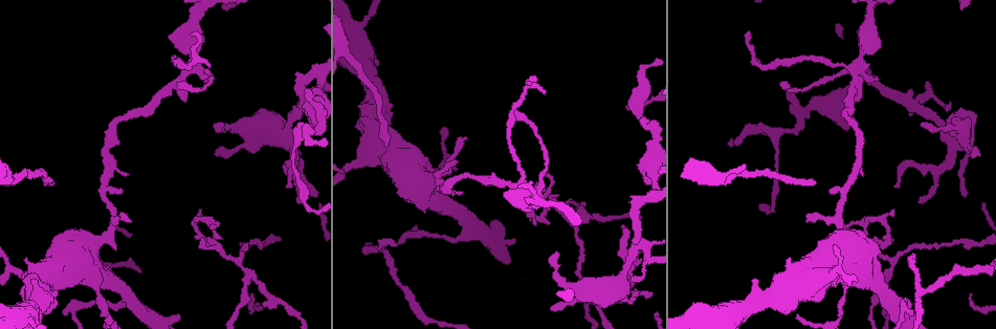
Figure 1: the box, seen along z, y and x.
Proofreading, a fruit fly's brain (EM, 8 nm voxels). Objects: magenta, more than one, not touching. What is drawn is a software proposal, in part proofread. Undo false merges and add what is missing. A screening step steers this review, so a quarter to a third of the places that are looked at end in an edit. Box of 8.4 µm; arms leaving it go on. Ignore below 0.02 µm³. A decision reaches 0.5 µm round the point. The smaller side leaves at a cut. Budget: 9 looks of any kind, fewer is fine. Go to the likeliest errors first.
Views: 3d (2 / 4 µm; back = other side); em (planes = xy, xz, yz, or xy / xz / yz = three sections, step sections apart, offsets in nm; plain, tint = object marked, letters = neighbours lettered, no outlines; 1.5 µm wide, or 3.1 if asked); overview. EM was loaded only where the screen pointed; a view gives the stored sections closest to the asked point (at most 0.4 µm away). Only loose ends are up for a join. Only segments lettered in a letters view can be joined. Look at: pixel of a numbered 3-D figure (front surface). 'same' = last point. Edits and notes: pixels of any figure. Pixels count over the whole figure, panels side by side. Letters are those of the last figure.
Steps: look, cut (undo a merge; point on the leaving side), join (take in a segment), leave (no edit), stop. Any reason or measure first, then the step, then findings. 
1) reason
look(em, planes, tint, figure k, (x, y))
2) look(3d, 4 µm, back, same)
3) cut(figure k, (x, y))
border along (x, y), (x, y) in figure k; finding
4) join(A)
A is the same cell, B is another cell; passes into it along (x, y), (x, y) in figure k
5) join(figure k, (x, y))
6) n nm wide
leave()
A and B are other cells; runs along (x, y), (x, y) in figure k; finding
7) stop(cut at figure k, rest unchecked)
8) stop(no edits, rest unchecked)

free end
look(3d, 2 µm, figure 1, (384, 146))

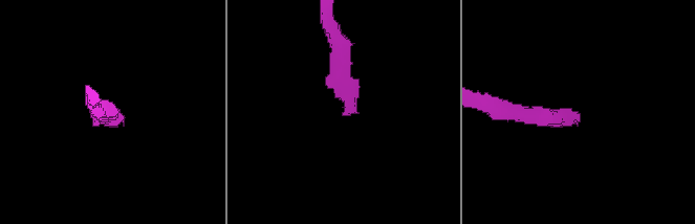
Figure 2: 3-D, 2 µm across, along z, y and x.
need the tissue
look(em, planes, letters, figure 2, (345, 114))

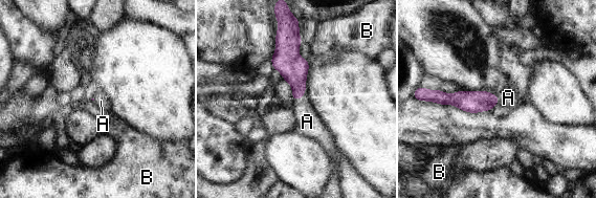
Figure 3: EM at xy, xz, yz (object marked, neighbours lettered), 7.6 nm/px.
join(A)
A is the same cell, B is another cell; passes into it along (480, 101), (494, 104), (508, 97) in figure 3; it goes on there

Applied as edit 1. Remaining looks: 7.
look(overview)

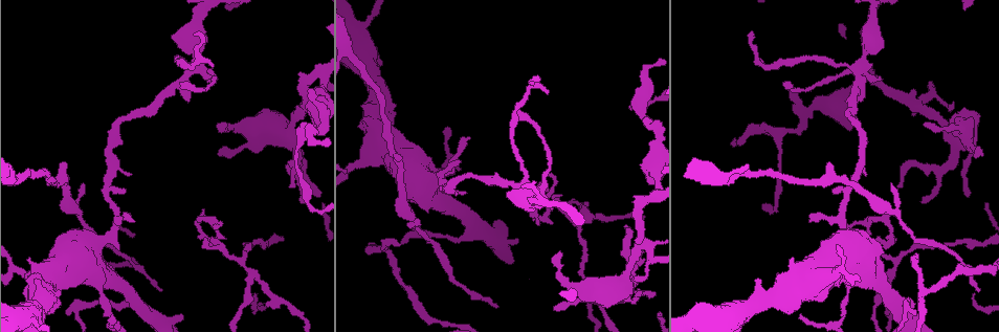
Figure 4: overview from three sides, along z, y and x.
stops while still wide
look(3d, 4 µm, figure 4, (792, 258))

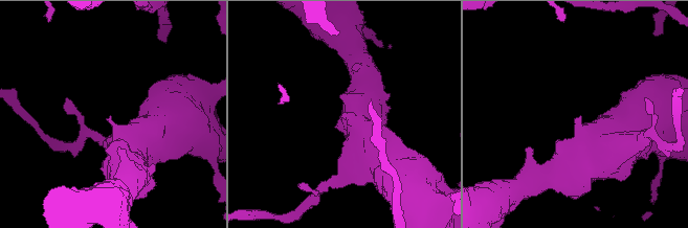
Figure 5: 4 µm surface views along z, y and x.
shape alone is not enough
look(em, planes, letters, figure 5, (344, 118))

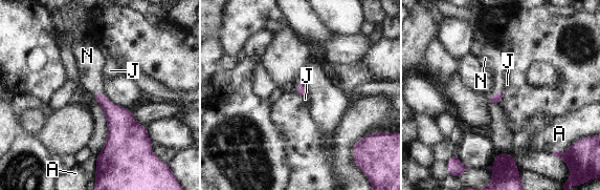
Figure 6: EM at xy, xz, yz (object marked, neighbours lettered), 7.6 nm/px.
join(N)
N is the same cell, A and J are other cells; passes into it along (496, 98), (496, 93), (494, 61) in figure 6; it goes on there

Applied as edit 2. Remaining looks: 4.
sharp bend
look(em, xz, step 8, tint, figure 4, (908, 308))

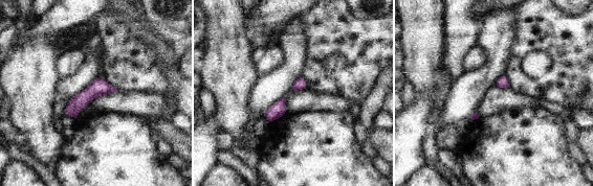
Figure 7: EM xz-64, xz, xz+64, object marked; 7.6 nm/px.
another direction
look(em, planes, letters, same)

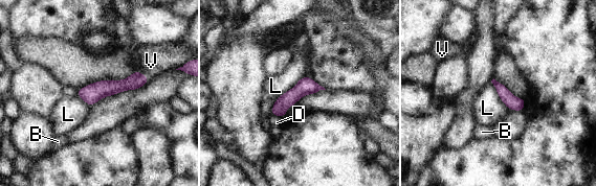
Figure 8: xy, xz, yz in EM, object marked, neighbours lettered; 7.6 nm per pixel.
L touches over 280 nm
leave()
B, D, L and V are other cells; border along (304, 75), (293, 87), (277, 98) in figure 8; one neuron here

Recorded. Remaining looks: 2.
stop(join at figure 3, join at figure 6, rest unchecked)

